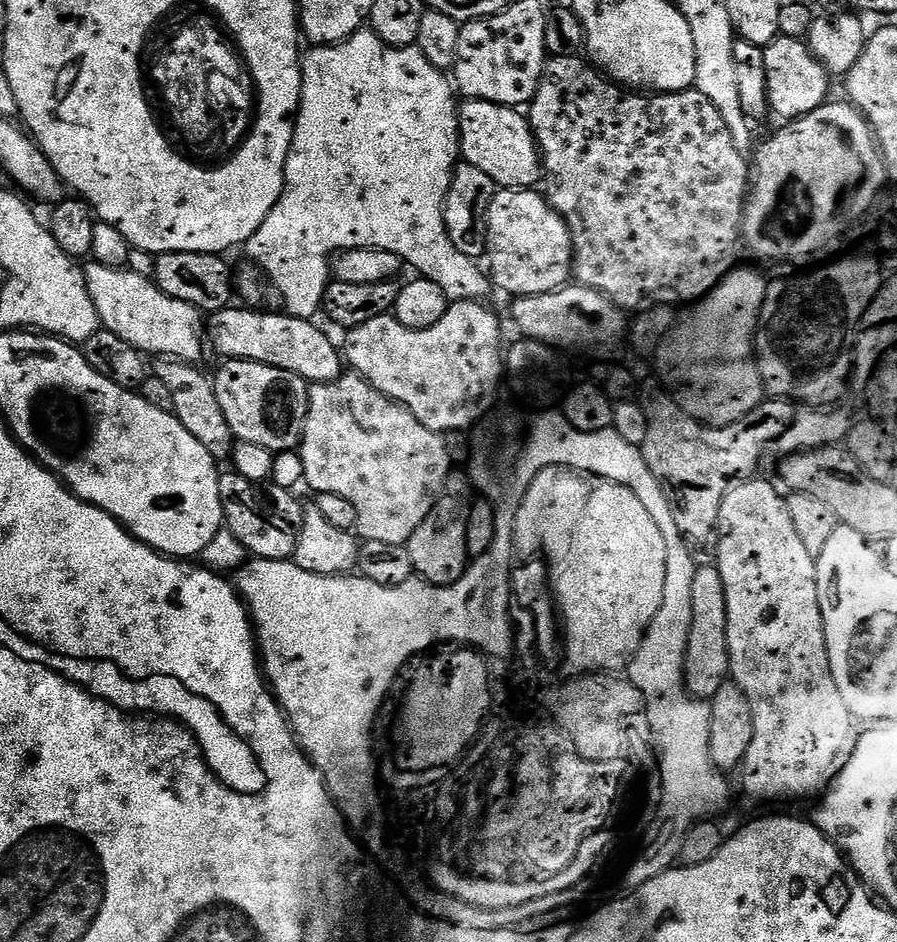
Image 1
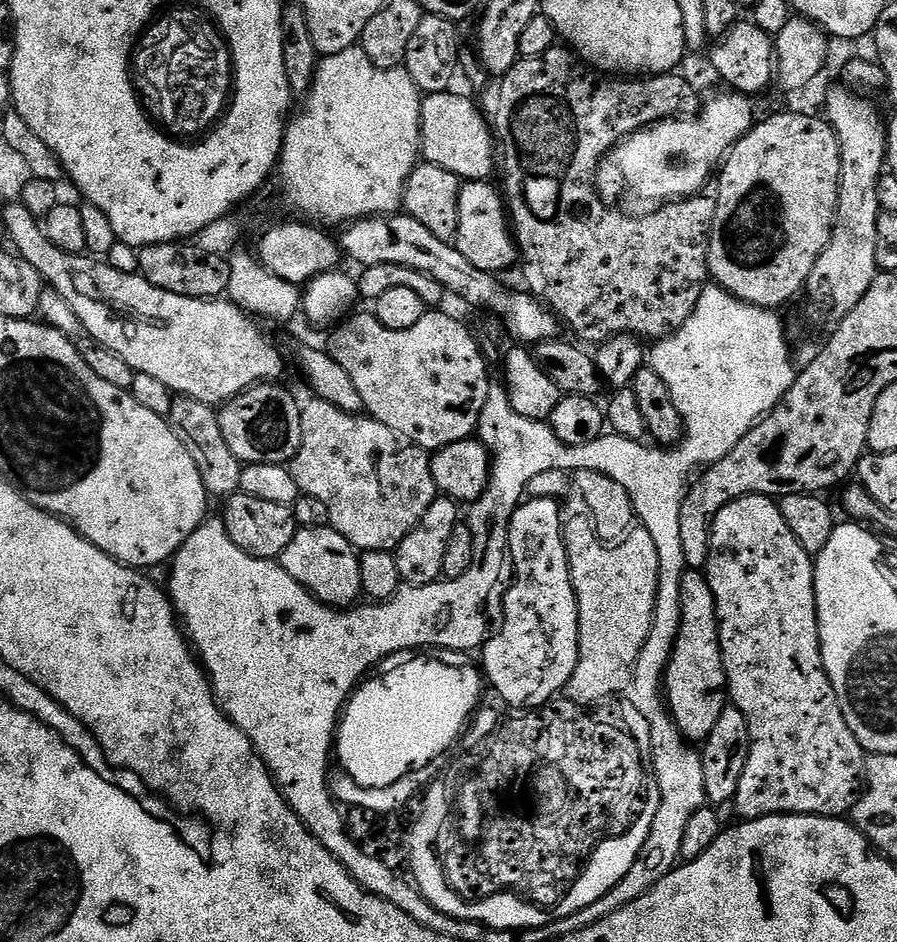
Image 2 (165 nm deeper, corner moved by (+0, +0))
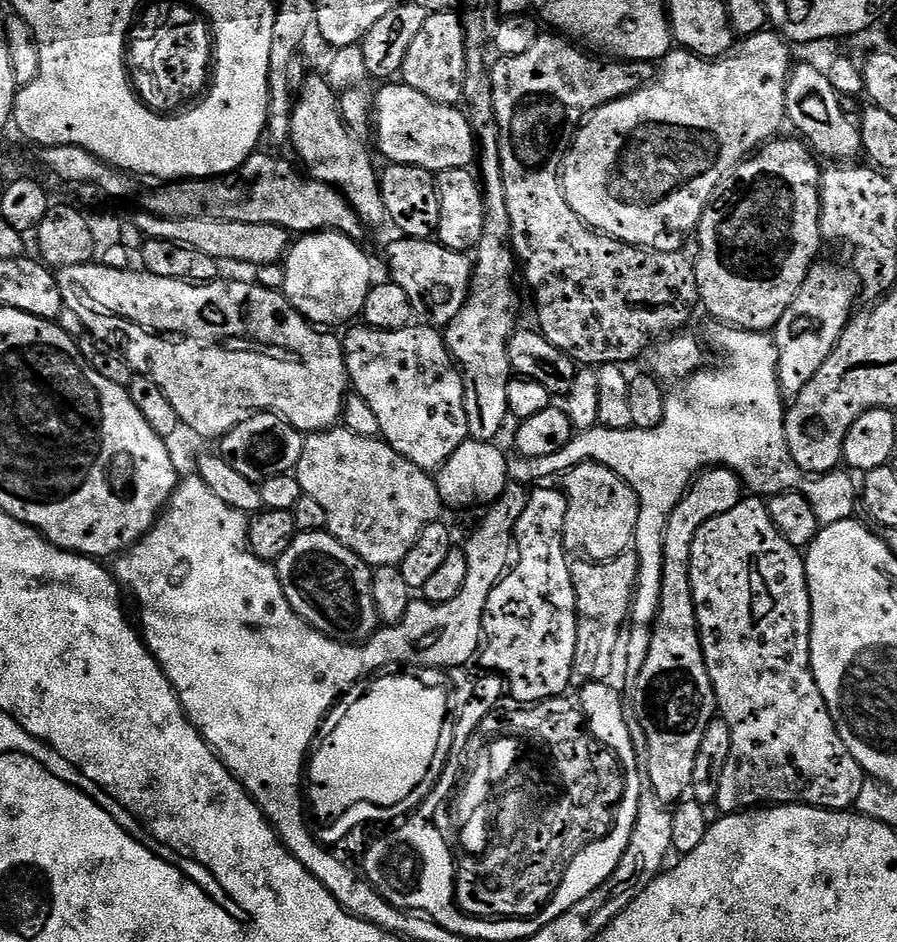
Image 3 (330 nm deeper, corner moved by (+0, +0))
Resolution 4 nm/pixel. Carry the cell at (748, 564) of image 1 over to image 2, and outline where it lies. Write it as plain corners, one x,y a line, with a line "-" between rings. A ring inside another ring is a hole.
743,496
730,502
718,514
712,523
710,534
710,556
708,565
702,569
708,577
708,585
714,594
716,603
716,621
720,631
720,653
724,663
724,673
728,679
727,695
731,703
746,718
746,726
750,734
750,750
746,758
746,766
742,770
742,778
738,782
734,807
741,821
757,820
763,816
787,814
790,816
834,816
843,817
851,813
852,807
862,795
862,785
866,780
866,753
854,738
850,726
846,726
846,718
842,718
842,710
838,706
838,698
834,694
834,686
824,669
820,653
820,631
816,617
816,591
814,590
814,560
806,550
790,534
790,526
786,526
786,518
782,518
780,505
771,496

